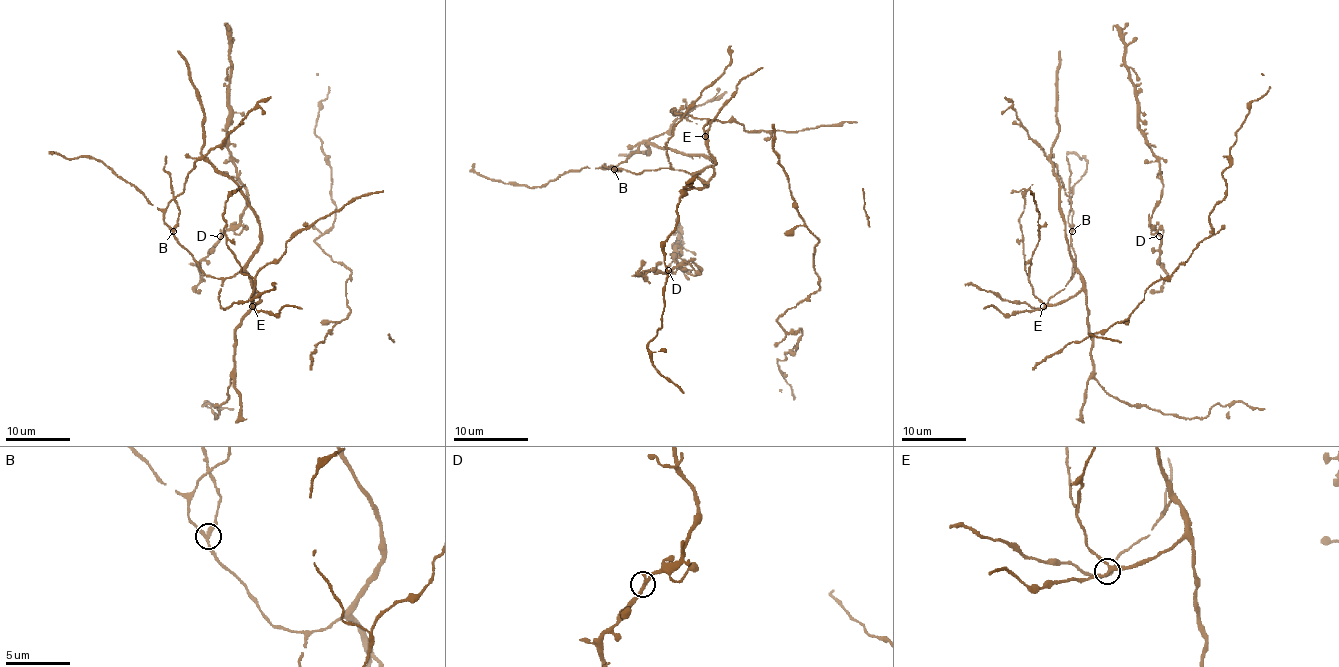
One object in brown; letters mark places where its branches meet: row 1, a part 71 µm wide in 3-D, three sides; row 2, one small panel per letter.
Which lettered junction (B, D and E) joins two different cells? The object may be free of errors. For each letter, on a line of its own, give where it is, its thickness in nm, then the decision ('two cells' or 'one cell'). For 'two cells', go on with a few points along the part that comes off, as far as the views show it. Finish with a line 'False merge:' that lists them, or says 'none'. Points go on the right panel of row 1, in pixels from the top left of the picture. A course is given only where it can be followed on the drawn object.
B: (1072, 231) | 280 nm | two cells | (1072, 231), (1071, 175), (1066, 155)
D: (1159, 236) | 240 nm | one cell
E: (1043, 306) | 280 nm | one cell
False merge: B

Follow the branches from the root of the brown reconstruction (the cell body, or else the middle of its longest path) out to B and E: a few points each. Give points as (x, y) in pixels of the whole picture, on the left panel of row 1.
B: (248, 265), (228, 278), (211, 278), (179, 242), (174, 231)
E: (248, 265), (246, 273), (260, 300), (252, 306)

